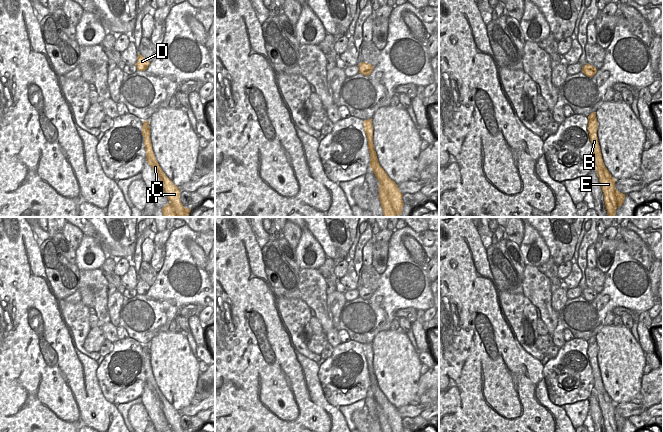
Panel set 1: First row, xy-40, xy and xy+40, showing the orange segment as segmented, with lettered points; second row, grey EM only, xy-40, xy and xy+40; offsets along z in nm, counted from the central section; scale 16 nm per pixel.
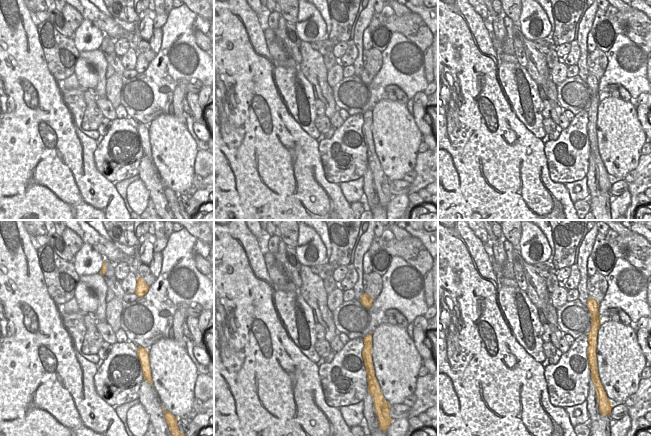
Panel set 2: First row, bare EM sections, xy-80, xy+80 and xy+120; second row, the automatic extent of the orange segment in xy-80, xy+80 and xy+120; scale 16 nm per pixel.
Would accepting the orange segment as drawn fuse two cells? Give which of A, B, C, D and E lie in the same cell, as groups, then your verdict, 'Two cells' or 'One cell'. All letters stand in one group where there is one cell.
Groups: A C / B D E. Two cells.

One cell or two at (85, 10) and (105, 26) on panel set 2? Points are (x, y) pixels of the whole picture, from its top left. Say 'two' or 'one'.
one

